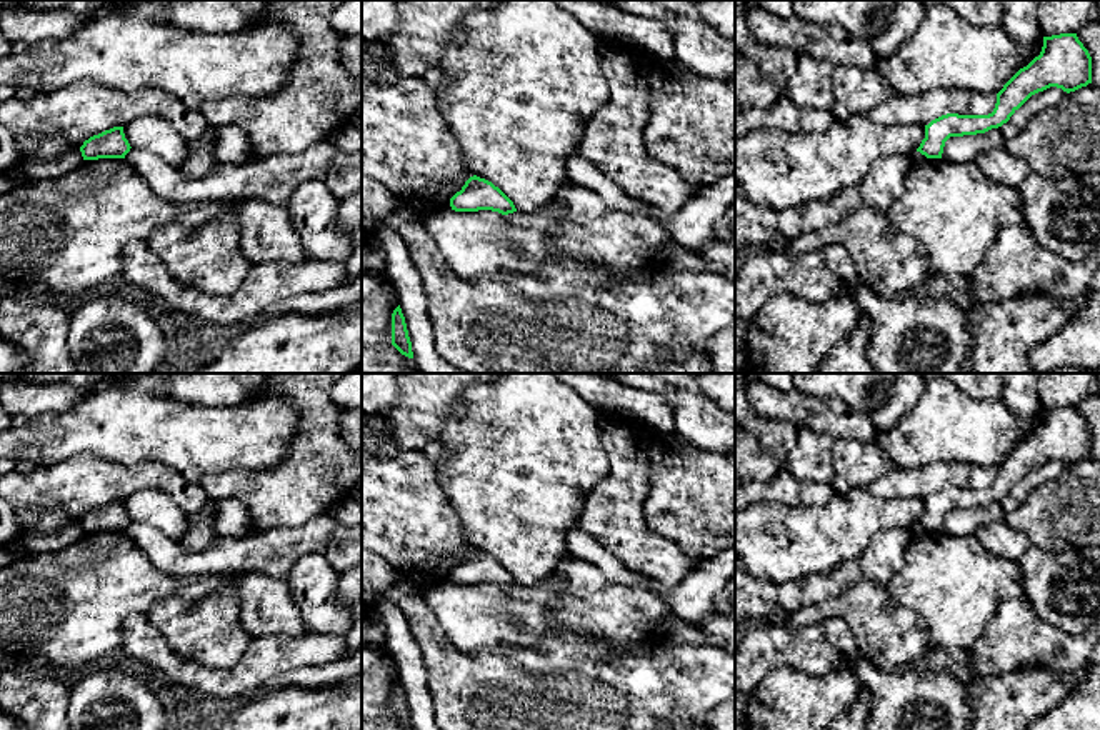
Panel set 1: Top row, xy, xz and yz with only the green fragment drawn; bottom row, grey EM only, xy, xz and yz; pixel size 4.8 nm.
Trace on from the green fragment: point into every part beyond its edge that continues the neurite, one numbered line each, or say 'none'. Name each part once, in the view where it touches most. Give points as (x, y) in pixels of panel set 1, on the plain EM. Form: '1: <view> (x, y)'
none

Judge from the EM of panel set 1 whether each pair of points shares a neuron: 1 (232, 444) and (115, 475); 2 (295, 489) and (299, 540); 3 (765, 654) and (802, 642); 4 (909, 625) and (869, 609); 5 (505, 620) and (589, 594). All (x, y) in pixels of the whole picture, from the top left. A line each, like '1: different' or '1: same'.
1: different
2: different
3: same
4: same
5: same

